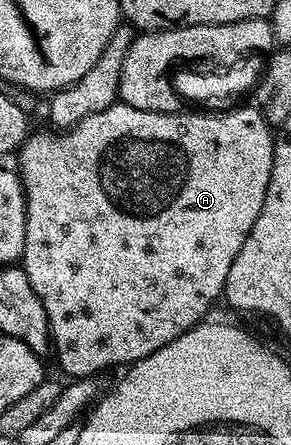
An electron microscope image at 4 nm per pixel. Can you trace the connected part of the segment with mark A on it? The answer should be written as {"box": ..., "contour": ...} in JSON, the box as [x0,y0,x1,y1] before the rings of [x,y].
{"box":[17,104,275,379],"contour":[[[116,104],[105,108],[105,112],[97,112],[93,116],[85,116],[85,120],[81,120],[76,126],[62,132],[50,132],[51,134],[37,134],[31,132],[24,140],[21,147],[17,151],[19,158],[19,166],[17,165],[17,173],[20,181],[23,182],[23,191],[25,192],[25,200],[27,201],[27,219],[25,220],[25,248],[21,265],[23,271],[29,276],[29,284],[33,284],[33,292],[37,292],[37,300],[41,300],[41,304],[45,304],[45,312],[49,320],[49,332],[51,333],[51,344],[53,347],[53,358],[59,361],[59,366],[68,375],[68,379],[89,378],[92,376],[102,375],[102,370],[107,370],[110,366],[126,367],[132,362],[139,362],[145,356],[149,356],[153,352],[157,352],[157,348],[165,348],[165,344],[169,344],[173,340],[177,340],[177,336],[181,336],[185,332],[189,332],[192,328],[199,325],[208,317],[207,314],[211,310],[211,305],[215,301],[220,301],[223,293],[223,285],[229,276],[229,268],[233,268],[233,260],[237,260],[237,252],[241,252],[241,244],[245,244],[245,236],[249,236],[249,232],[253,232],[253,224],[257,221],[258,214],[261,213],[261,204],[265,204],[265,192],[269,188],[269,176],[273,168],[273,148],[275,140],[273,137],[272,127],[268,126],[263,114],[251,104],[243,106],[240,110],[237,108],[228,109],[228,114],[166,114],[162,109],[157,112],[149,112],[148,110],[138,110],[132,106]]]}

